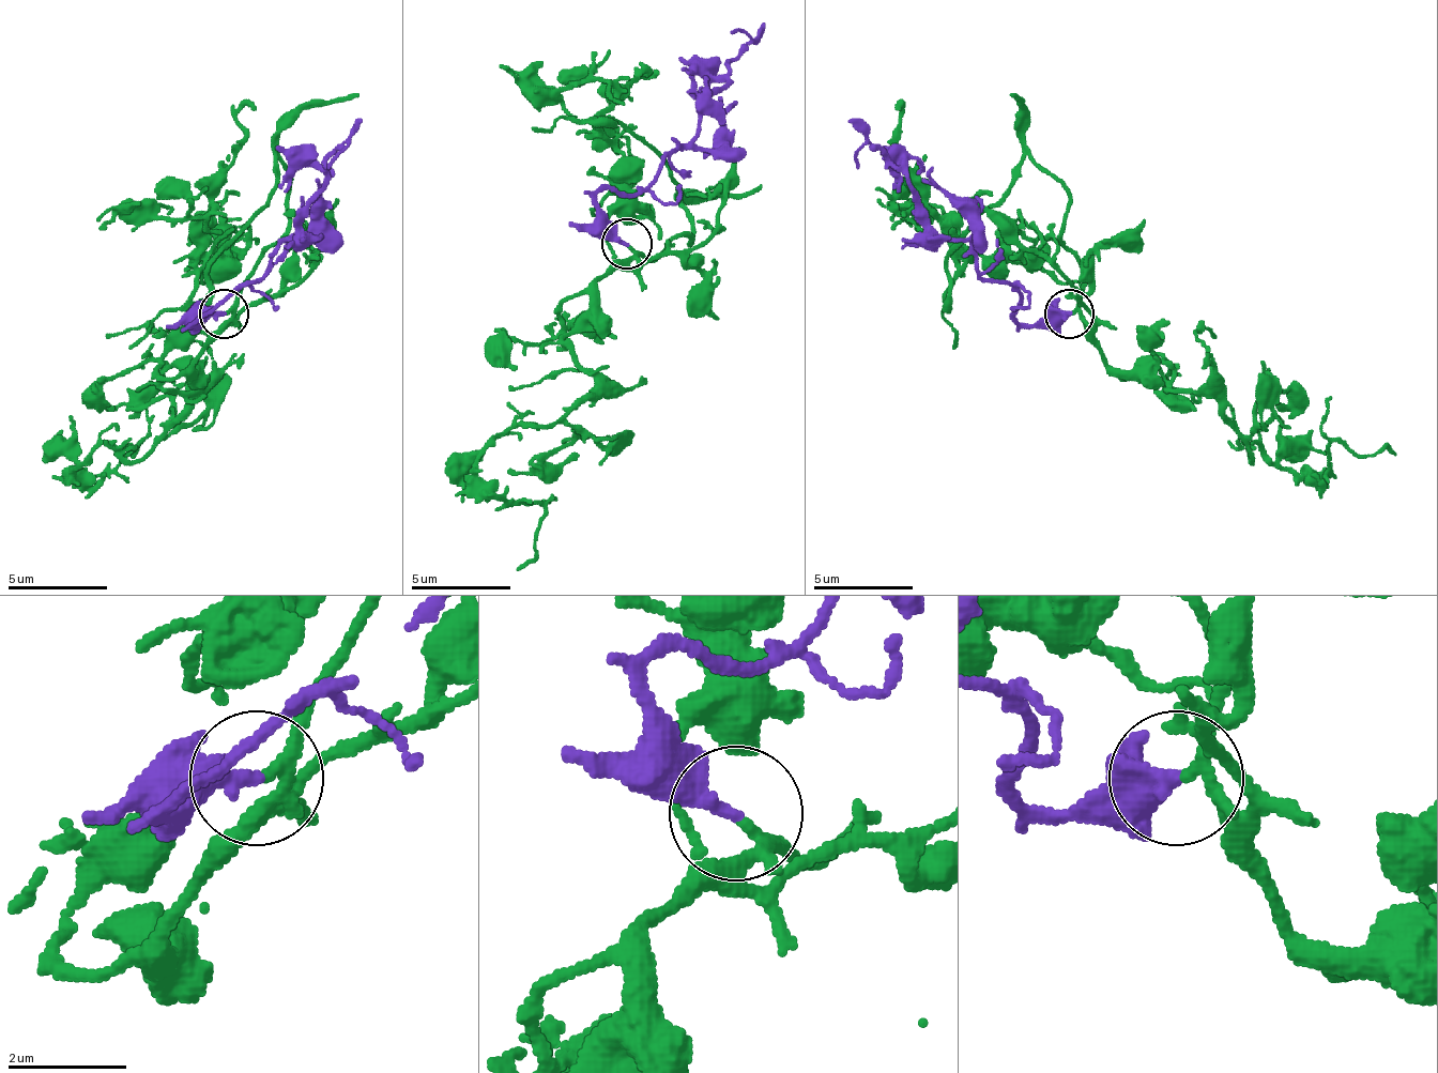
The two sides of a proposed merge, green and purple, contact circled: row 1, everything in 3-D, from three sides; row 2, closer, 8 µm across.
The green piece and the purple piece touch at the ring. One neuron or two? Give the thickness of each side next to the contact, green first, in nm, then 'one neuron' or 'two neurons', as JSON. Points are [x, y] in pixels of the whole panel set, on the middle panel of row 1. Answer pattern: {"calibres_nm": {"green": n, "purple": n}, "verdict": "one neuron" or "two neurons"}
{"calibres_nm": {"green": 130, "purple": 280}, "verdict": "one neuron"}

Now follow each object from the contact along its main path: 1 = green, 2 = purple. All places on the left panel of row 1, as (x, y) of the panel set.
1: (225, 312), (161, 377), (190, 401), (140, 457), (101, 442), (75, 472), (140, 442), (116, 457)
2: (225, 312), (210, 312), (195, 327), (260, 277), (294, 238), (324, 178), (324, 163), (345, 142), (330, 168)

